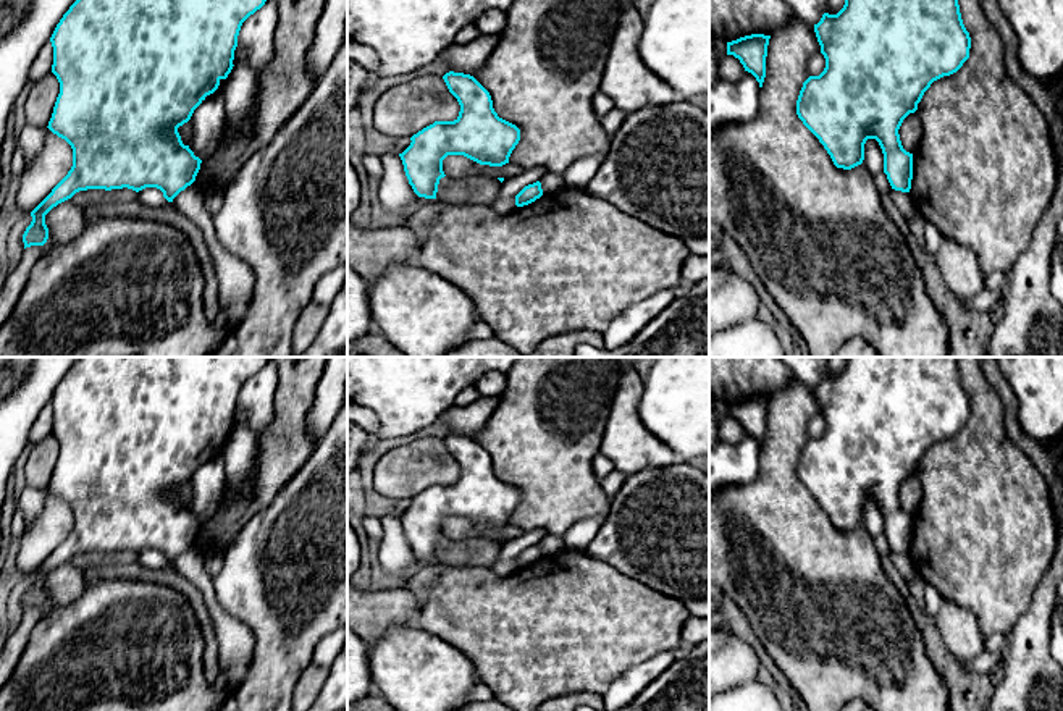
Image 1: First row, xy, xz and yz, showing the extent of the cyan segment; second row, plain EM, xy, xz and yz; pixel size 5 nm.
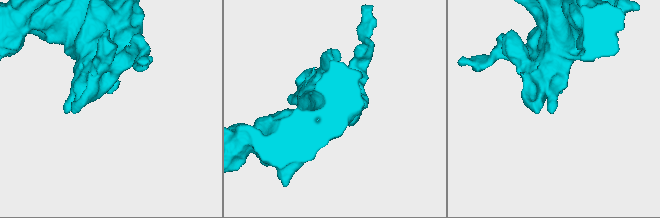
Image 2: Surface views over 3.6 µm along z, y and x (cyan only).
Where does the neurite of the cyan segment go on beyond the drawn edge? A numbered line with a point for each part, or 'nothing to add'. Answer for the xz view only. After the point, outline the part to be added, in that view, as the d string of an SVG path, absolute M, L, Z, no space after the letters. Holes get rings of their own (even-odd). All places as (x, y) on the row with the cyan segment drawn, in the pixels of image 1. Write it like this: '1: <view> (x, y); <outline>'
nothing to add

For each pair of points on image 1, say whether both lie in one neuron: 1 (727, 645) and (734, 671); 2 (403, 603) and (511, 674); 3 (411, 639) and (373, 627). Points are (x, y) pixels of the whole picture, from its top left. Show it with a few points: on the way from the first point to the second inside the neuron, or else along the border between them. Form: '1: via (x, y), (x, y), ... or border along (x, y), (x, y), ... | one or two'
1: via (727, 652), (729, 664) | one
2: border along (422, 603), (412, 622) | two
3: border along (412, 622), (391, 626), (370, 645) | two

